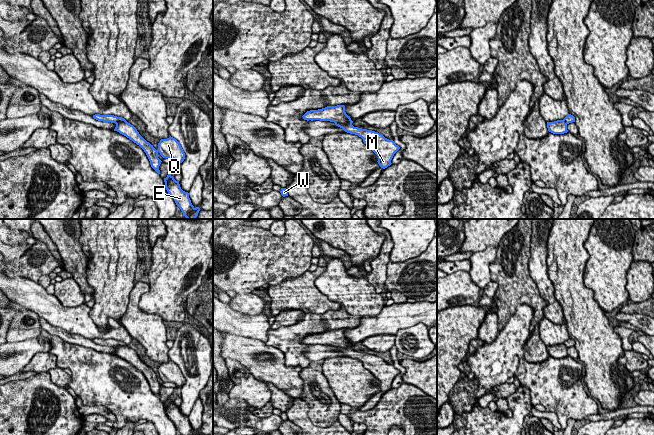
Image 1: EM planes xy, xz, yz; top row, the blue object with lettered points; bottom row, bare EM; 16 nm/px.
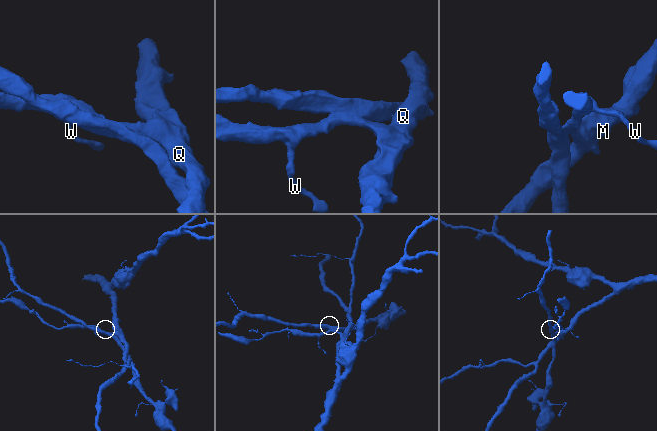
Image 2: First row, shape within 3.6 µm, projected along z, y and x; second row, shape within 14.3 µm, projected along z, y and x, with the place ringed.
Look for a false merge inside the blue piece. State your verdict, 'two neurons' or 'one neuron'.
two neurons

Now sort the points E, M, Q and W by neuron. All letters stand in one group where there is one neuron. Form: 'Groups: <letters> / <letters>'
Groups: E / M Q W

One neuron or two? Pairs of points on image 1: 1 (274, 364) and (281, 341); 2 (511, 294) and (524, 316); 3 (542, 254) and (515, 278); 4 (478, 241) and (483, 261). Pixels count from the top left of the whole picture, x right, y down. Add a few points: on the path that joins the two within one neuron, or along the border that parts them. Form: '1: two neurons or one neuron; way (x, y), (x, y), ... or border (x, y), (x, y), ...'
1: two neurons; border (264, 342), (278, 348), (287, 365), (295, 365)
2: two neurons; border (534, 310), (526, 304), (520, 304), (505, 326)
3: two neurons; border (530, 243), (528, 271), (537, 287)
4: two neurons; border (496, 247), (487, 247), (473, 253)

